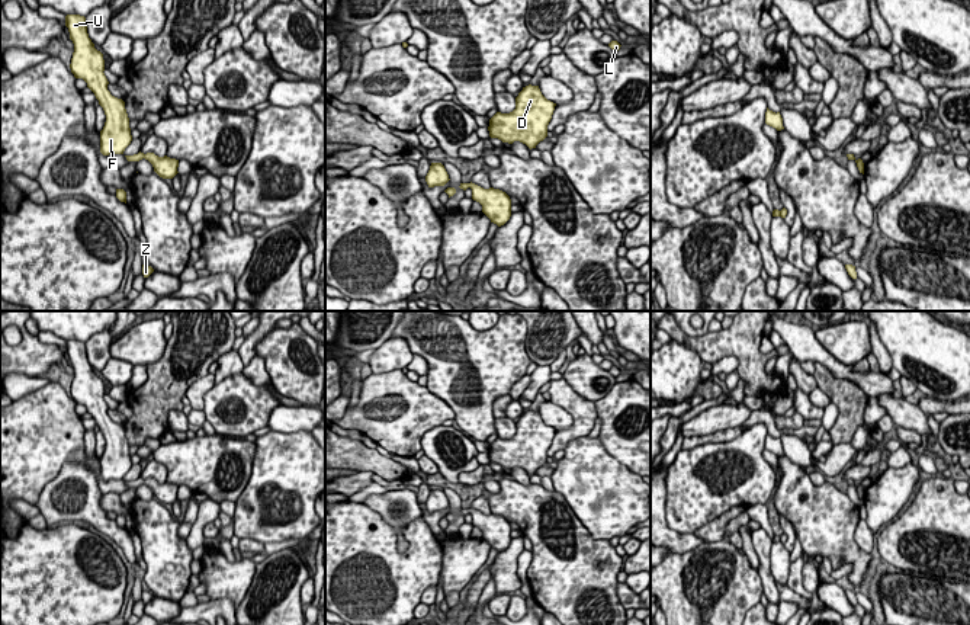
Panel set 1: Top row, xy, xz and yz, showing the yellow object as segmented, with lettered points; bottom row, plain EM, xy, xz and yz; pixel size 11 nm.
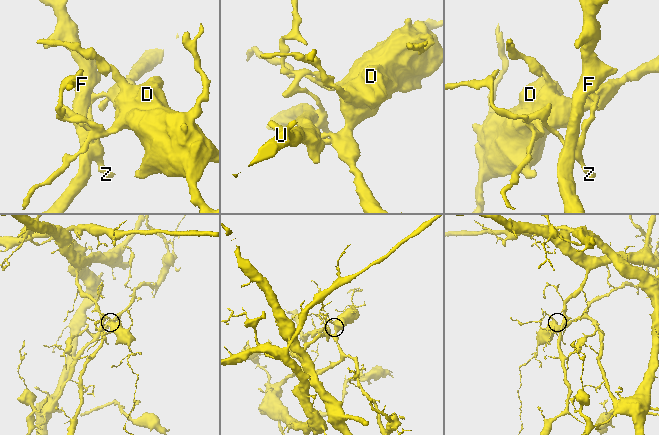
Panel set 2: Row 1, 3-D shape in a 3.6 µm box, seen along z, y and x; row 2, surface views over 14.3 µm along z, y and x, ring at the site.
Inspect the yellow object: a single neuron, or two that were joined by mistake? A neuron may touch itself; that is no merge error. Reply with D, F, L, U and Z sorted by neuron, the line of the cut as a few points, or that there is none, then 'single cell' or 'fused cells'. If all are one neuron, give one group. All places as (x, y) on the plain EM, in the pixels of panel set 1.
groups D L / F U Z; cut xz (477, 510), (469, 512); fused cells

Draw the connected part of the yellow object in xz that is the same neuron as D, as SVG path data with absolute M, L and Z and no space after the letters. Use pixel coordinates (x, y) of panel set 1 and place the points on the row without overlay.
M526 411L515 423L515 435L497 438L489 445L489 462L513 469L520 467L530 475L547 462L547 451L556 429L547 426L539 411Z

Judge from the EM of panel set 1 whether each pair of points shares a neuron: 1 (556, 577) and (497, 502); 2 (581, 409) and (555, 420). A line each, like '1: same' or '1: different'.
1: same
2: different

